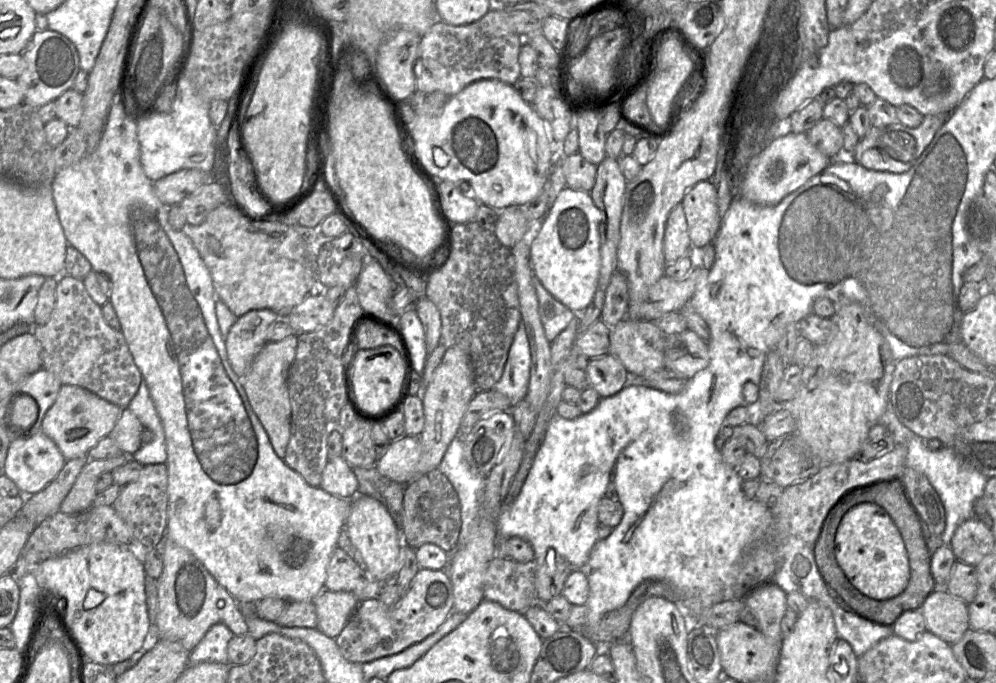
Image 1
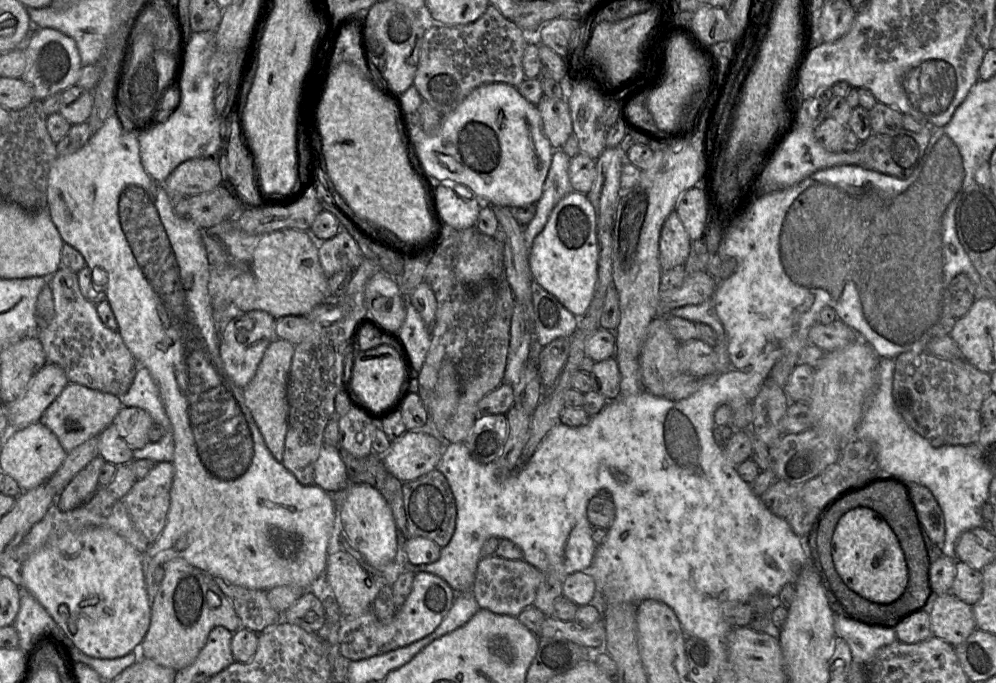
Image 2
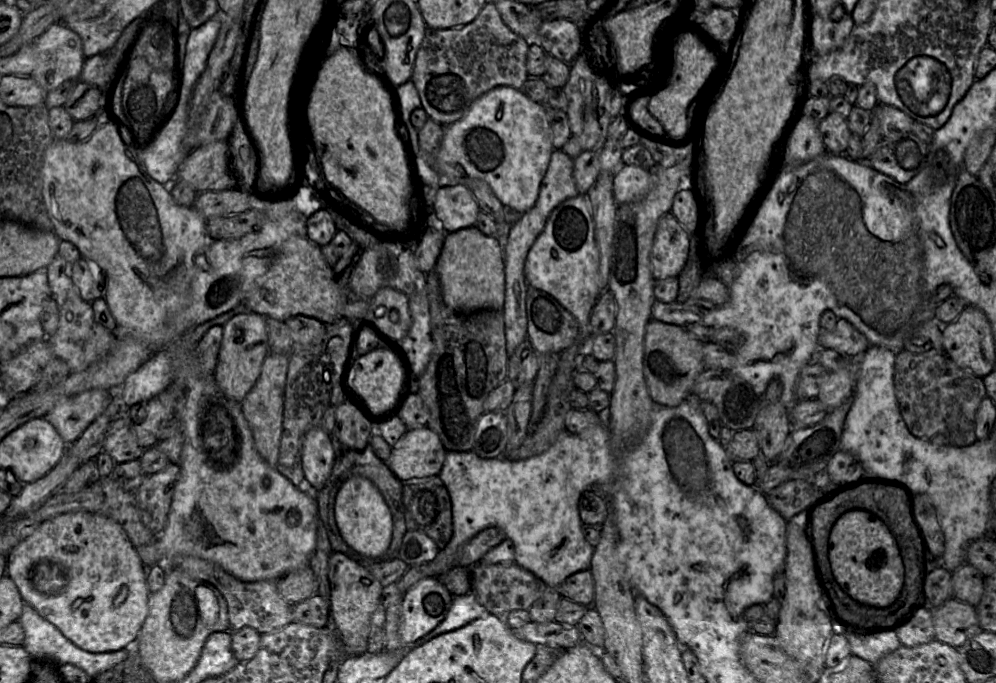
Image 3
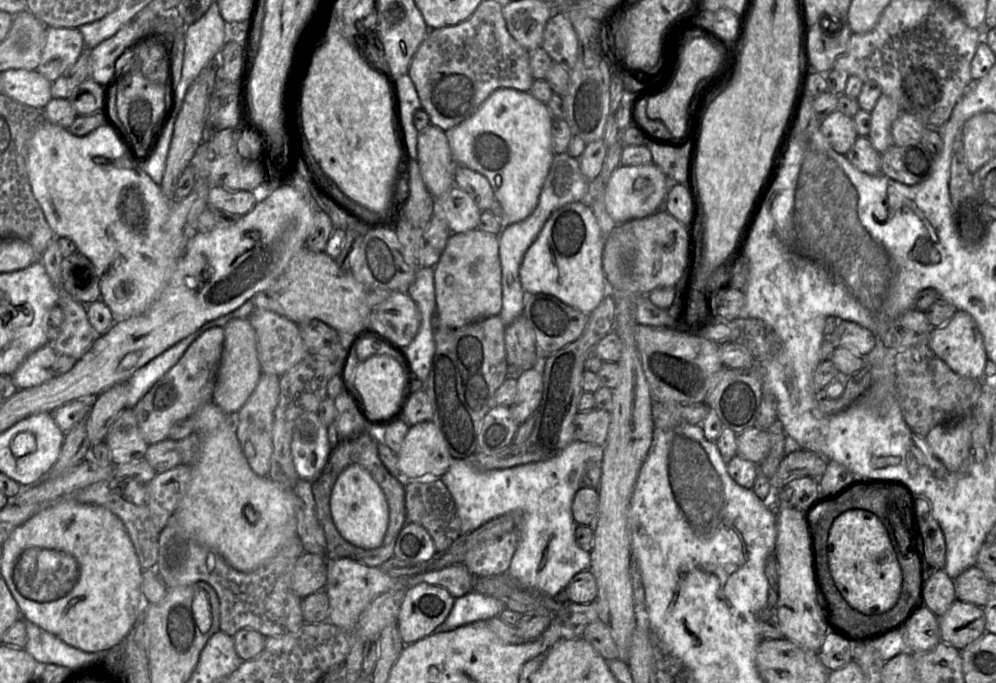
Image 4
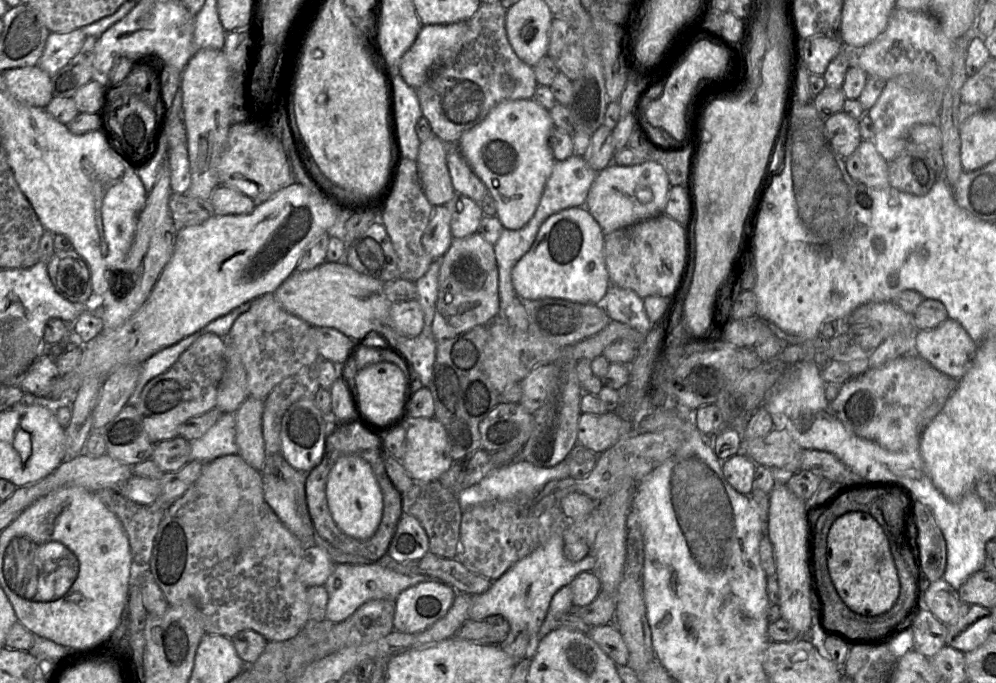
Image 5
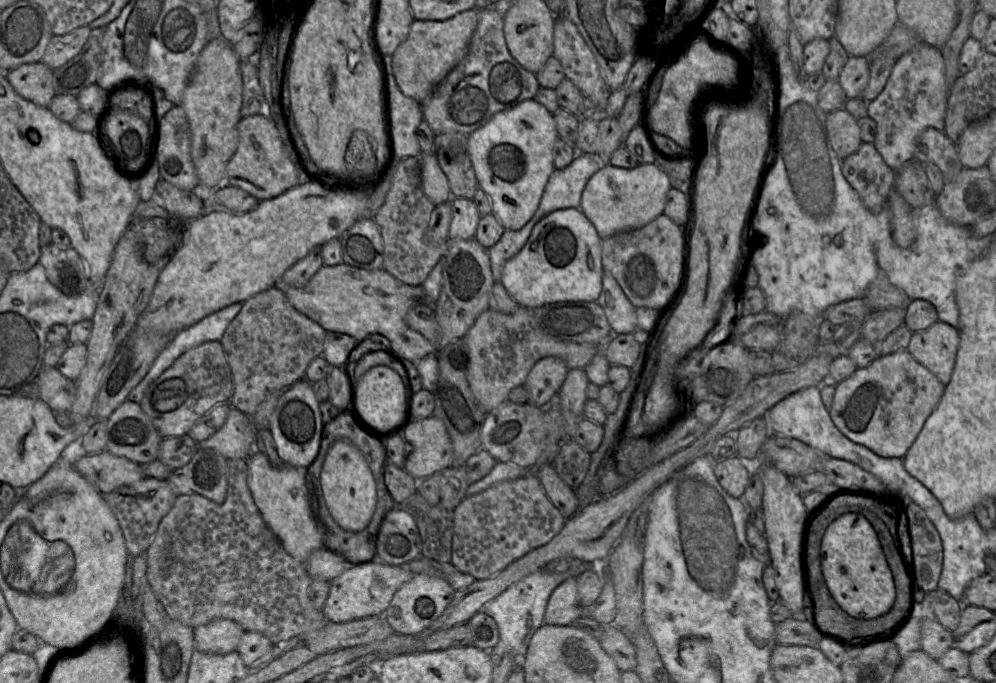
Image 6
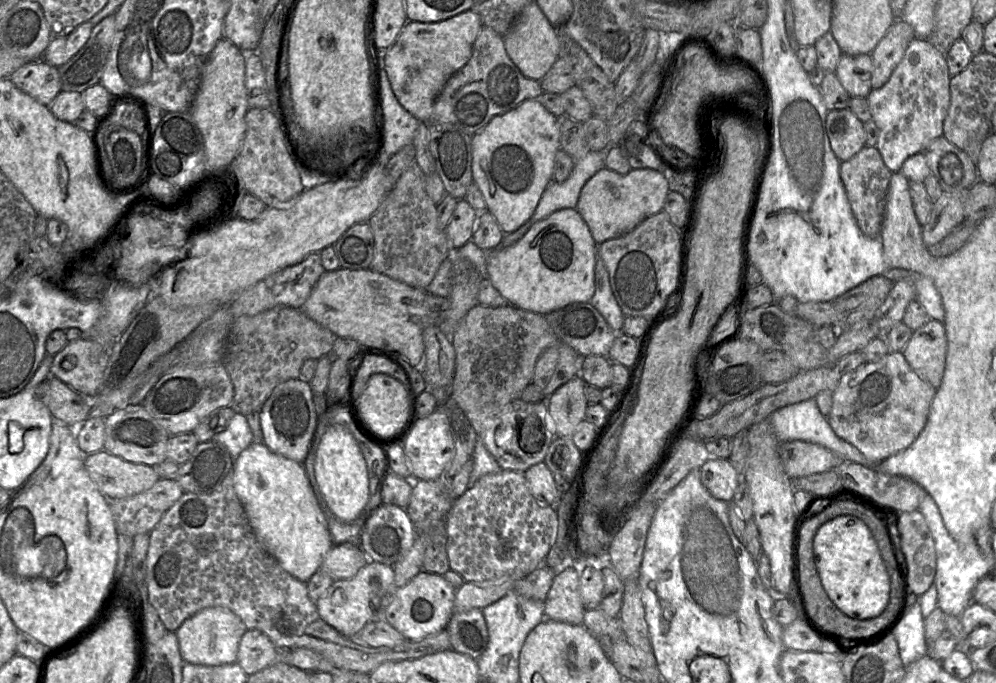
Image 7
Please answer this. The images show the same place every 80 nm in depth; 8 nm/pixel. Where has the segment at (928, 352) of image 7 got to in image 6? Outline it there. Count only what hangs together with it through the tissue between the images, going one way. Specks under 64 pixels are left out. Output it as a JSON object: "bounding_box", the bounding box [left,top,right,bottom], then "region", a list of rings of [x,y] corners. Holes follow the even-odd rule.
{"bounding_box":[907,321,960,385],"region":[[[937,321],[925,330],[912,333],[907,351],[944,385],[951,379],[960,343],[959,329],[944,322]]]}

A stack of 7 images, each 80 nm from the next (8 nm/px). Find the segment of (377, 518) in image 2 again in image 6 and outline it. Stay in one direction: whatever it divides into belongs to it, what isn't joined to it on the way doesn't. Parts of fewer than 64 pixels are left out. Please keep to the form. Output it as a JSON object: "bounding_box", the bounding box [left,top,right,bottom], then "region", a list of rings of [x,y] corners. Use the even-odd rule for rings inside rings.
{"bounding_box":[320,440,376,532],"region":[[[346,440],[333,443],[321,470],[320,482],[327,508],[341,528],[361,532],[369,525],[376,508],[376,486],[371,470],[356,446]]]}

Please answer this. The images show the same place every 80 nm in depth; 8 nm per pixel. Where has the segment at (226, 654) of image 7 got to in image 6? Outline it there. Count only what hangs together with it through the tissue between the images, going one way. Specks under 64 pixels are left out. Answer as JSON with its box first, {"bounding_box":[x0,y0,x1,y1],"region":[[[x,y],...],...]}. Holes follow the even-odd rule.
{"bounding_box":[193,619,244,655],"region":[[[219,619],[194,628],[193,633],[194,650],[226,655],[237,651],[244,630],[233,620]]]}

